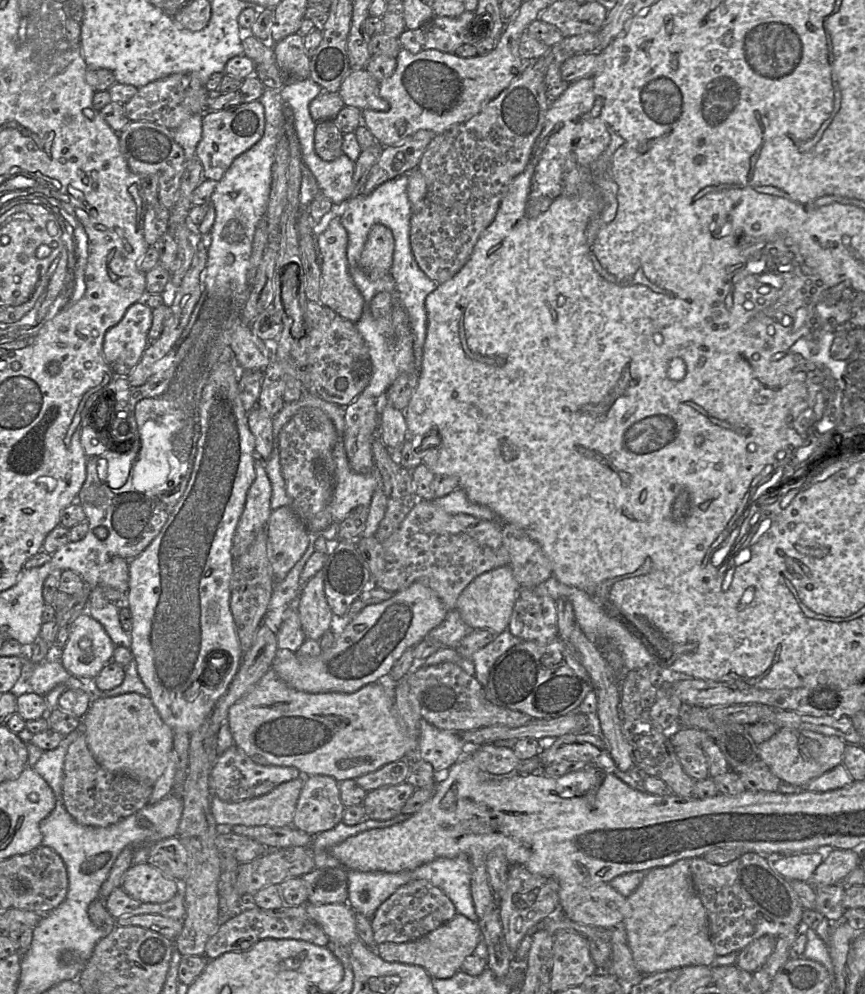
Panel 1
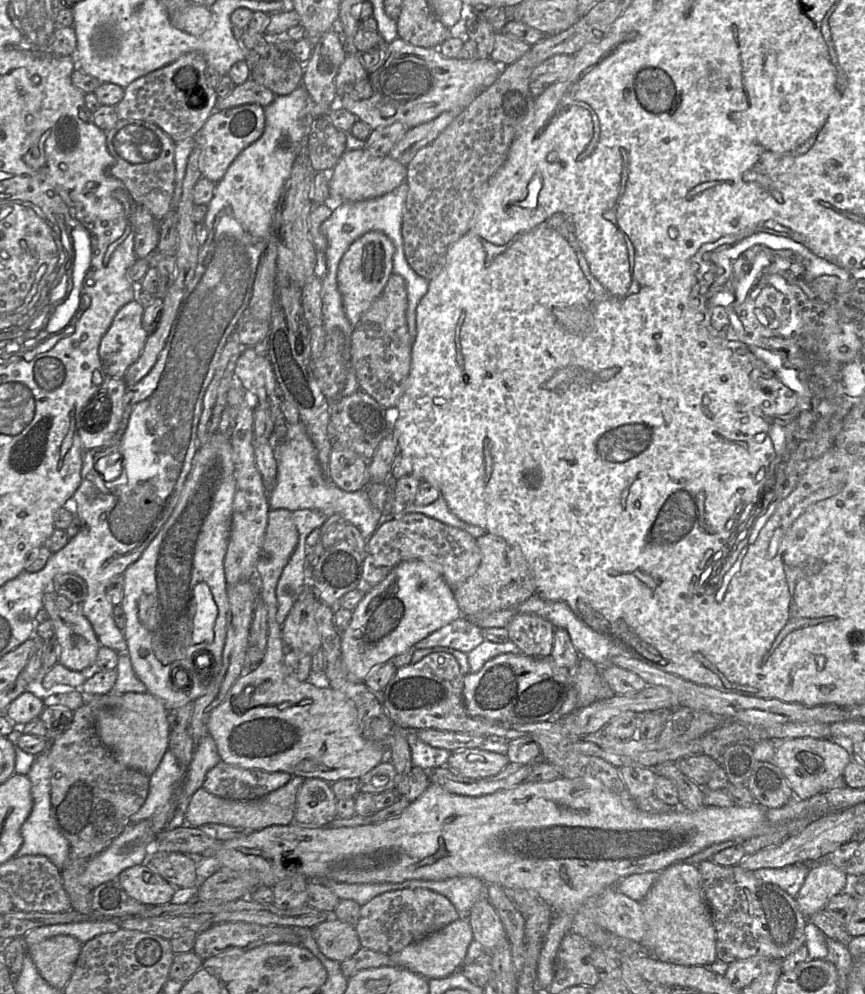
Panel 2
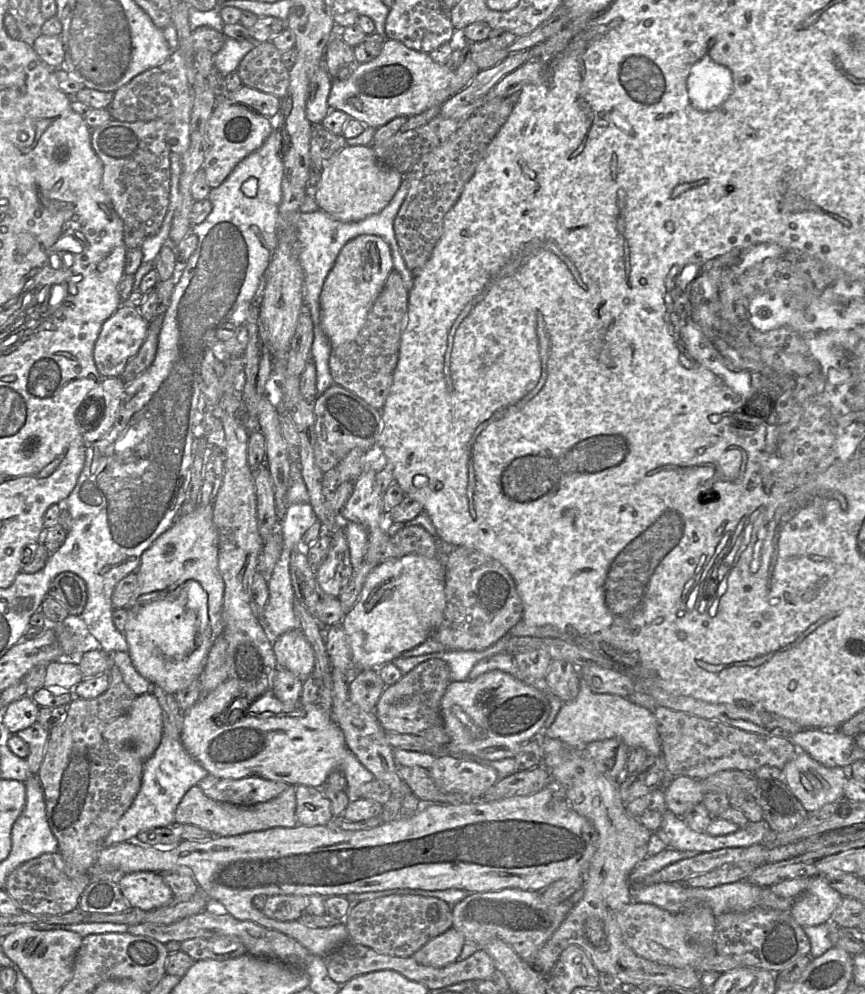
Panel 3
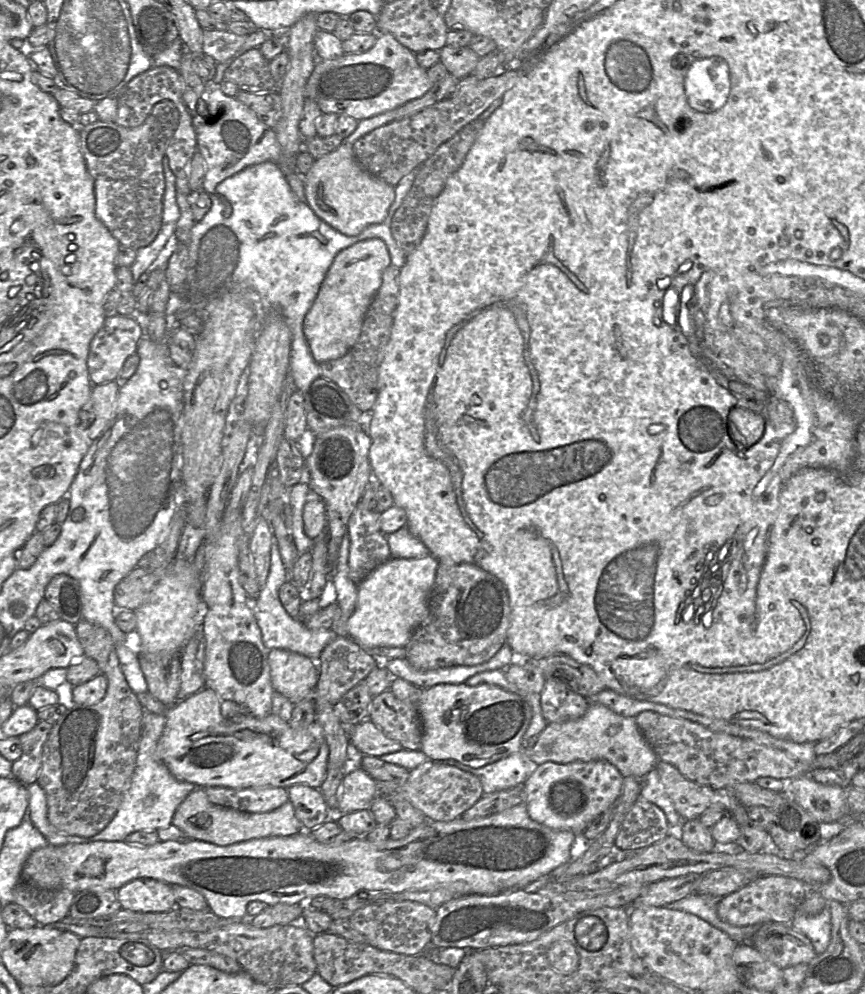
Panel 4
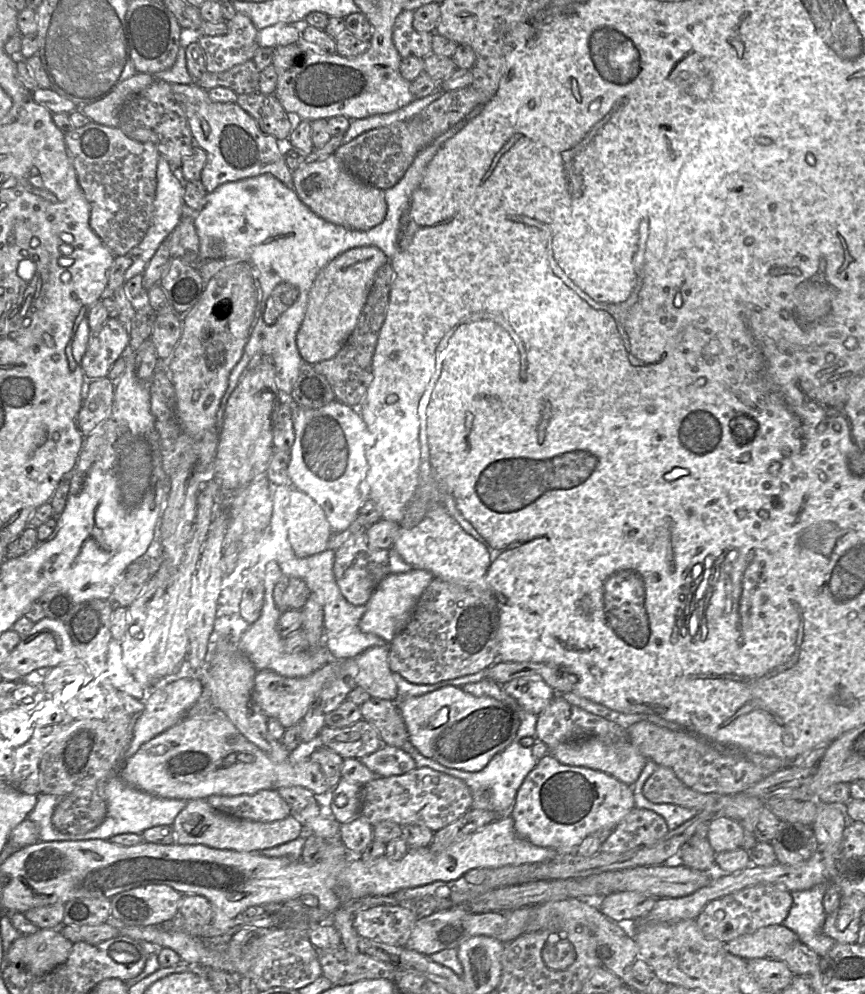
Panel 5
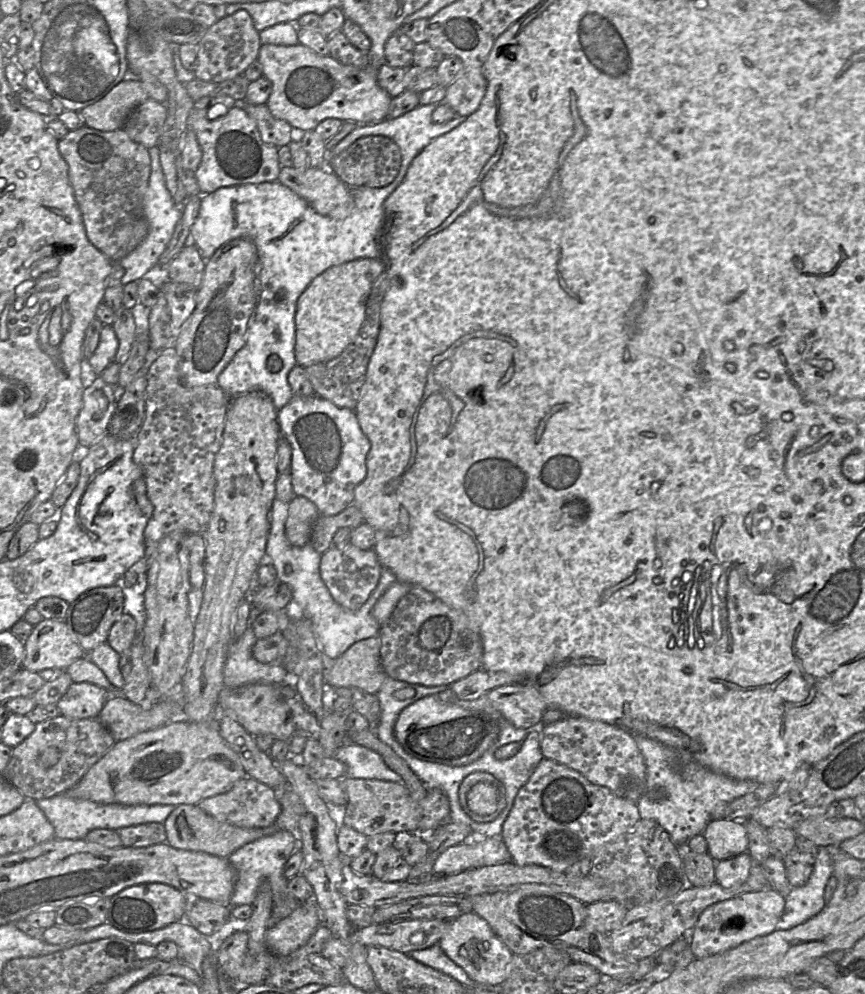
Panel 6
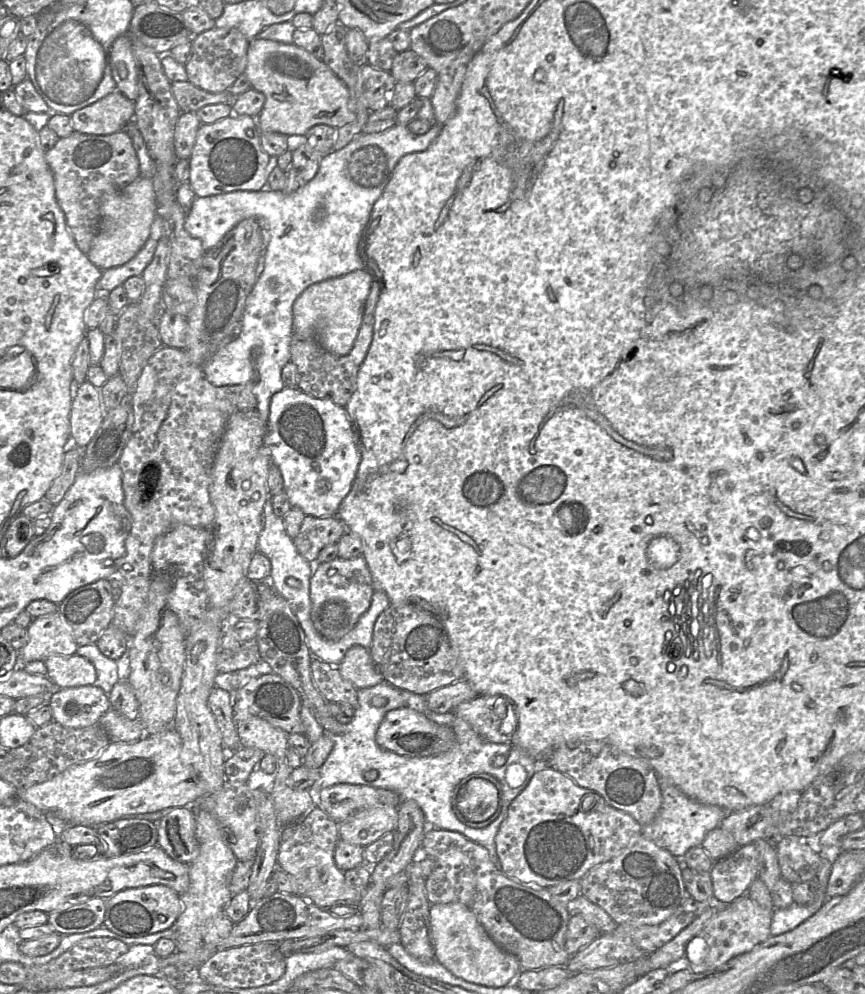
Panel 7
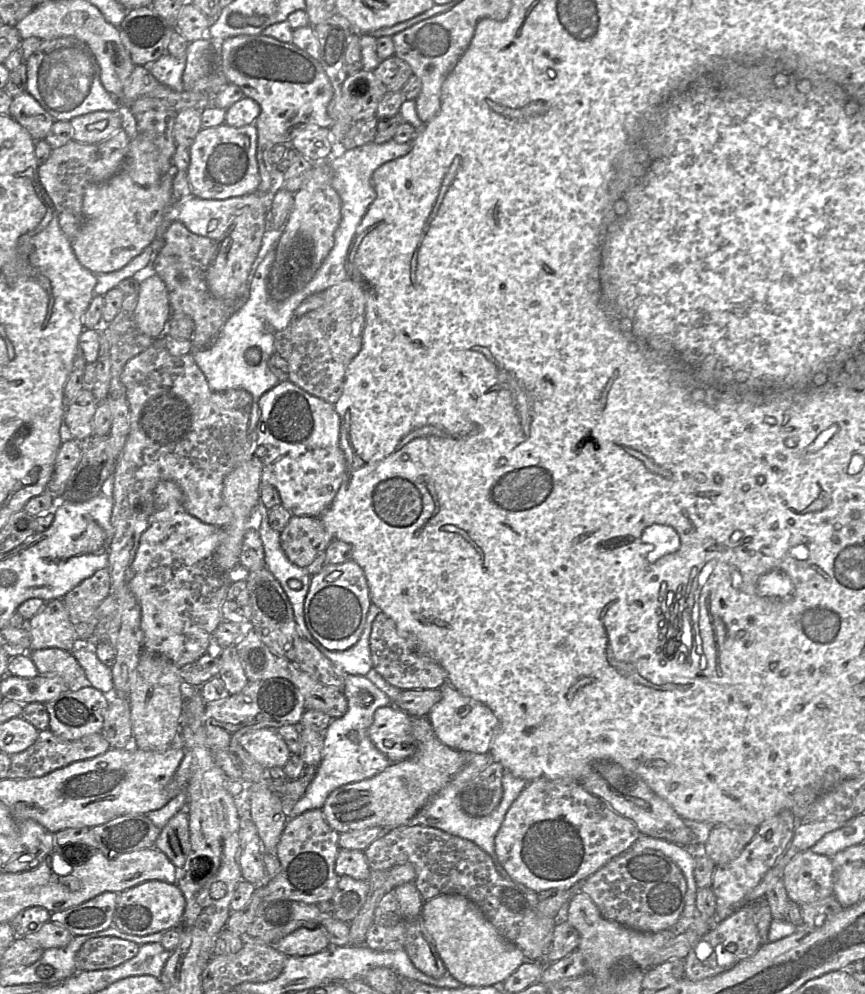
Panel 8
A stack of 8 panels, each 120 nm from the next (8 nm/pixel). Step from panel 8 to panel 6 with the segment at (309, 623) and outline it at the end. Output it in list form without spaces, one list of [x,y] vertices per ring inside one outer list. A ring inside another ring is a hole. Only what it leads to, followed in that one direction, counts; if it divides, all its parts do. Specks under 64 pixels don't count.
[[[348,541],[342,545],[331,546],[322,554],[320,576],[338,604],[349,610],[358,610],[377,587],[382,568],[373,548],[362,550]]]

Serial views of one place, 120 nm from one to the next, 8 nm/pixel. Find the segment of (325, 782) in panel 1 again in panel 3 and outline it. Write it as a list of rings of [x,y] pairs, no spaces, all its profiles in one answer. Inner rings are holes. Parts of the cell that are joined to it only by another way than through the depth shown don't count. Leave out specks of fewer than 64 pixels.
[[[298,785],[295,795],[296,818],[300,825],[325,826],[335,817],[321,788]]]

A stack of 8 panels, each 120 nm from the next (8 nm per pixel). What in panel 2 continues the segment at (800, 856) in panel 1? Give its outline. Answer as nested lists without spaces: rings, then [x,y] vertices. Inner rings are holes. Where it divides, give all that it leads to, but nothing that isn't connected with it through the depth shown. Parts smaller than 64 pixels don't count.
[[[796,863],[781,868],[762,868],[753,872],[764,882],[777,885],[791,897],[796,897],[810,867],[808,863]]]

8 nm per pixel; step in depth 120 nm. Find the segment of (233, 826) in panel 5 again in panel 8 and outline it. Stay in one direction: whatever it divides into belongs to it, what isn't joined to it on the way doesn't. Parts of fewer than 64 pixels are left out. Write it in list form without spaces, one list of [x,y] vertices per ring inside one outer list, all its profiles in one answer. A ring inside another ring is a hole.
[[[187,807],[176,813],[161,829],[154,847],[166,854],[177,869],[183,867],[190,850]]]

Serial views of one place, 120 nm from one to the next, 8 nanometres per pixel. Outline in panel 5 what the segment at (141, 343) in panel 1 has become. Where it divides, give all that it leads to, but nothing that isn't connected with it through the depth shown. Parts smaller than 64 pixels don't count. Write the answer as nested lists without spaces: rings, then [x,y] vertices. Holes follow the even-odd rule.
[[[117,318],[108,319],[97,335],[92,335],[82,359],[82,370],[91,379],[106,378],[113,364],[129,346],[130,334]]]

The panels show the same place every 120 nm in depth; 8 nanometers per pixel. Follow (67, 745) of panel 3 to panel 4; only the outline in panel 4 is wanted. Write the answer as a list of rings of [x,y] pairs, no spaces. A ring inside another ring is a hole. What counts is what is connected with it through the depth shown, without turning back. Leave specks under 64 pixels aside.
[[[81,619],[77,624],[75,624],[75,631],[78,640],[83,648],[83,653],[85,656],[94,659],[100,669],[100,674],[103,674],[107,678],[107,691],[102,700],[93,705],[82,705],[75,704],[72,708],[67,709],[67,711],[52,725],[47,721],[38,721],[30,731],[19,736],[19,741],[22,749],[21,756],[12,762],[12,775],[19,782],[24,785],[29,785],[35,781],[40,785],[40,787],[46,793],[47,802],[47,818],[49,823],[55,827],[62,834],[76,835],[82,837],[91,837],[102,831],[115,816],[124,796],[124,793],[129,789],[132,776],[136,767],[137,755],[139,750],[139,742],[142,732],[142,718],[144,715],[144,709],[141,706],[136,693],[129,687],[125,676],[122,672],[116,650],[115,642],[112,639],[110,633],[103,627],[90,623],[85,619]]]

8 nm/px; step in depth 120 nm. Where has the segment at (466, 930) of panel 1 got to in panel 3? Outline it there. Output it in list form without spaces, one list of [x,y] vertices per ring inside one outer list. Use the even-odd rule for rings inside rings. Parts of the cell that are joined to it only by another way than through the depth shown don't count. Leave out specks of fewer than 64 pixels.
[[[451,927],[429,940],[411,956],[420,964],[443,967],[458,960],[465,942],[463,934]]]

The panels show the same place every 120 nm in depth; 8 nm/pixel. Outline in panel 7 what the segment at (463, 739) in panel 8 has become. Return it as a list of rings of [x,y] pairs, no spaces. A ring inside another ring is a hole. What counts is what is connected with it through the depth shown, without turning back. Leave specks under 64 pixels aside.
[[[478,695],[460,703],[452,712],[487,742],[510,742],[512,738],[503,735],[500,730],[504,728],[506,732],[515,732],[517,727],[515,707],[501,695]]]

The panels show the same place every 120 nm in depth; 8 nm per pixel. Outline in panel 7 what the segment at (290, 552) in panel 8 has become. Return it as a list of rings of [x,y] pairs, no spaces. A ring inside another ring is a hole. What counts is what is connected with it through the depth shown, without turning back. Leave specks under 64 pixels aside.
[[[305,516],[293,543],[301,556],[316,563],[320,551],[337,541],[347,532],[345,523],[337,516]]]

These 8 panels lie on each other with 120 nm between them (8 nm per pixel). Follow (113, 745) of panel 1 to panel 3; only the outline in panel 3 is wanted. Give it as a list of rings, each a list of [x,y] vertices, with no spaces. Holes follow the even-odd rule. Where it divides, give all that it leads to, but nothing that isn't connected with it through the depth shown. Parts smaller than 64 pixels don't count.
[[[149,691],[136,696],[129,712],[105,727],[103,737],[108,742],[133,747],[142,761],[145,761],[158,748],[163,729],[161,707]]]

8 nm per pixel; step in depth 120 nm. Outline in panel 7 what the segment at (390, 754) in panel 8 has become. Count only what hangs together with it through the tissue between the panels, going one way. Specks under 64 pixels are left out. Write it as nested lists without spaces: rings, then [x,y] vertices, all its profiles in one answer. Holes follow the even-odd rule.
[[[409,707],[389,711],[380,723],[375,740],[379,746],[408,757],[433,756],[450,749],[456,741],[452,727],[431,720],[425,713]]]

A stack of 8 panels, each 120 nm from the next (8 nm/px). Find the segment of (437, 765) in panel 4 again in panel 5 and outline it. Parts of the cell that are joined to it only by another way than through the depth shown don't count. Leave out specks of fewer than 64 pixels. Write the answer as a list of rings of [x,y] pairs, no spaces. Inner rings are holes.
[[[416,767],[402,775],[377,777],[364,784],[359,815],[372,826],[388,820],[400,826],[424,825],[436,832],[466,813],[472,802],[472,793],[463,780],[429,767]]]

